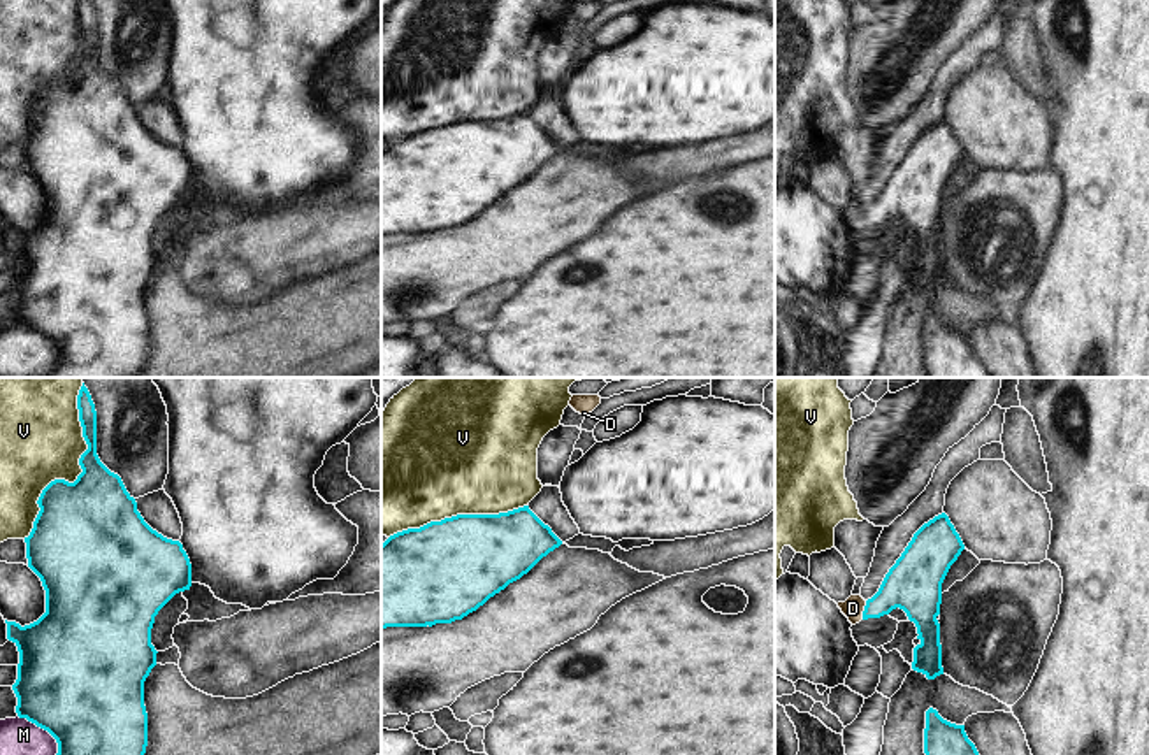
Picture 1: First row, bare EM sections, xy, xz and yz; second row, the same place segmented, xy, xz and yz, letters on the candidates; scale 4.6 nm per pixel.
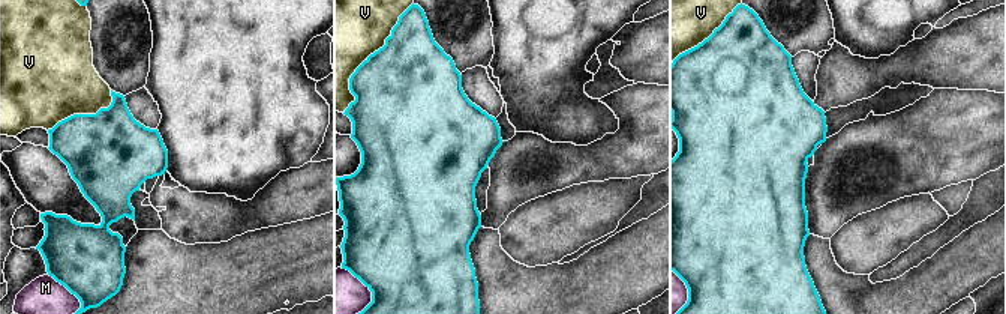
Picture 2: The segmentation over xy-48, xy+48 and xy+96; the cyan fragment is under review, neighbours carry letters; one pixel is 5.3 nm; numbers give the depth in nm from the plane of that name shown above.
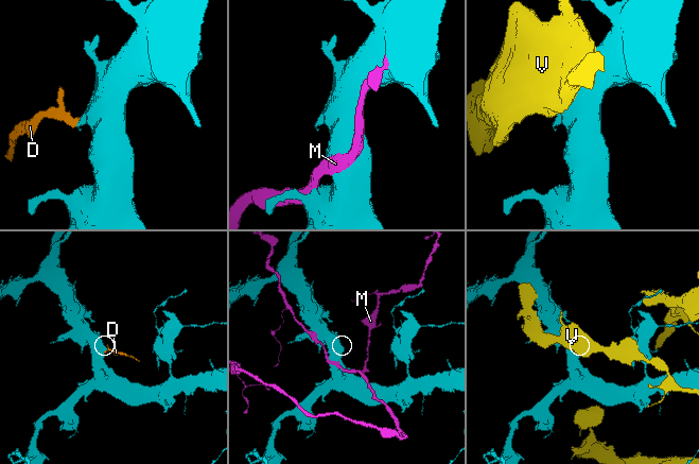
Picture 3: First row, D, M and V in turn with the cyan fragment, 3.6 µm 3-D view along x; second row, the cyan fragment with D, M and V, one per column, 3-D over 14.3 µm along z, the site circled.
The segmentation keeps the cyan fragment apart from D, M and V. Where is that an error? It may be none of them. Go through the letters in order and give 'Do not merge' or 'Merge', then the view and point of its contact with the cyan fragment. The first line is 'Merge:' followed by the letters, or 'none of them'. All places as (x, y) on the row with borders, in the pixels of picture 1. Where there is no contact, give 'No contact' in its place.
Merge: none of them
D: Do not merge. Touches cyan at yz (865, 610)
M: Do not merge. Touches cyan at xy (43, 727)
V: Do not merge. Touches cyan at xy (81, 473).

